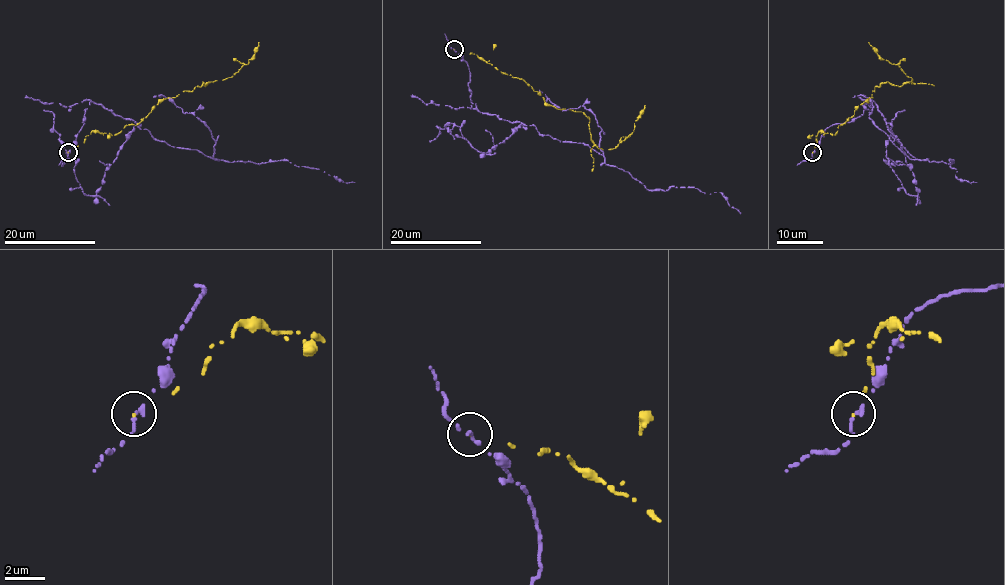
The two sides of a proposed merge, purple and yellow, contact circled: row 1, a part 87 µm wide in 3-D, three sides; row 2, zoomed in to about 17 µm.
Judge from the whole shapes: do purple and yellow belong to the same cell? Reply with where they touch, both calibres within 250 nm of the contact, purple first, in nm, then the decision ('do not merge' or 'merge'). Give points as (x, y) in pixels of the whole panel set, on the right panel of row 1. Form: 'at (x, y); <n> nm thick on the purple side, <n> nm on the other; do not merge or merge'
at (812, 152); 280 nm thick on the purple side, 70 nm on the other; do not merge

